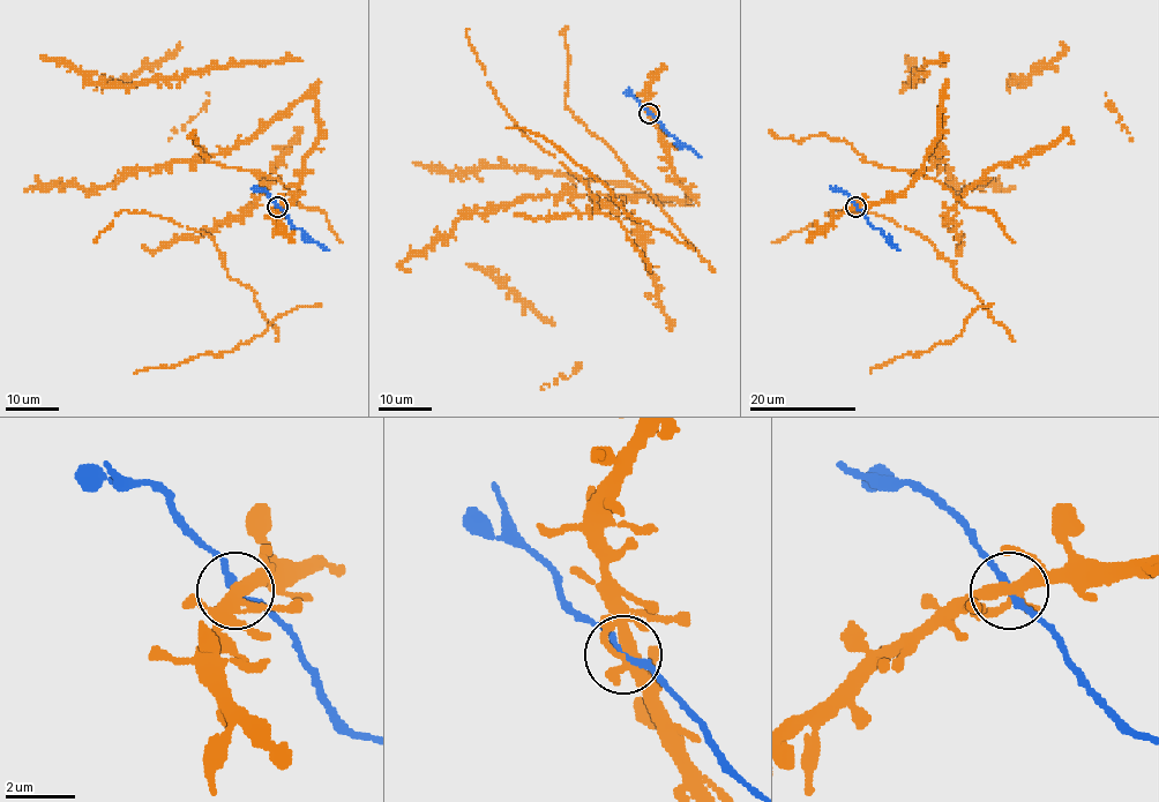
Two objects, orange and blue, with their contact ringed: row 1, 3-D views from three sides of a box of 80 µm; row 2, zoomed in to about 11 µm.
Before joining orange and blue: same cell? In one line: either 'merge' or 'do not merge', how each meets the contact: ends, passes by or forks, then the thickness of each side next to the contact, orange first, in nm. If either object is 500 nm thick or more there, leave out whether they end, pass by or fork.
merge | orange passes by | blue passes by | 400/180 nm

